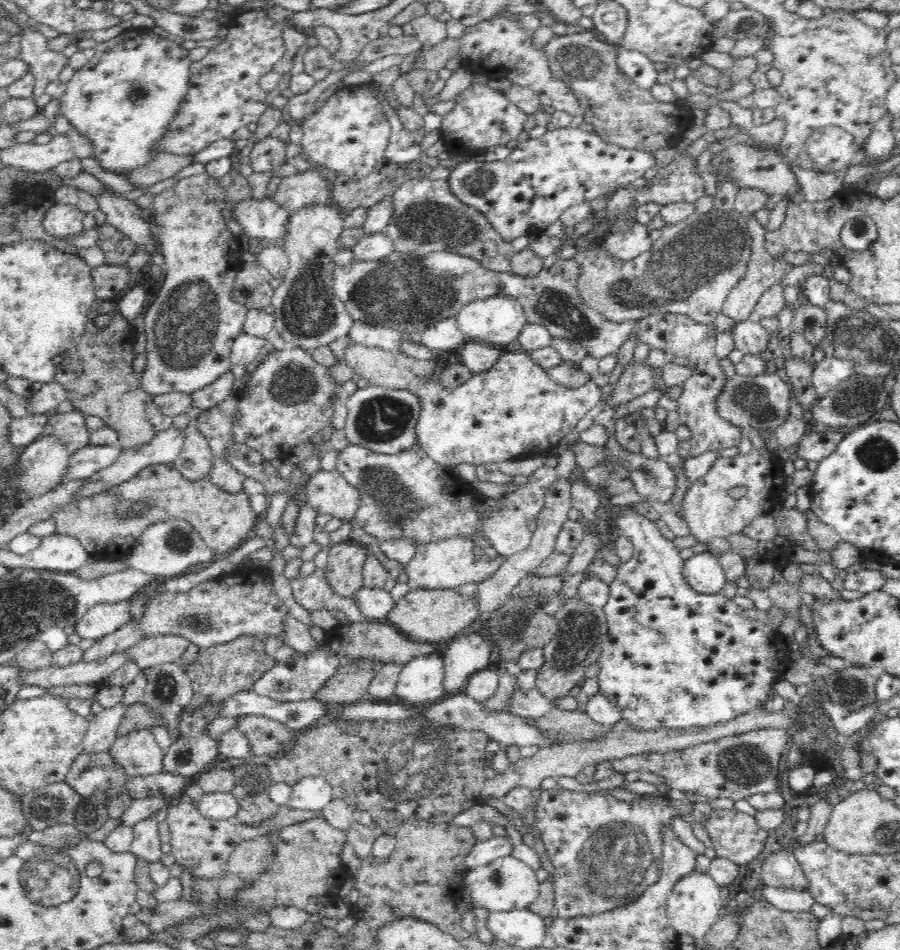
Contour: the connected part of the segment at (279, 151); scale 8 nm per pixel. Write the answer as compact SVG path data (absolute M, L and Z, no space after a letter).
M266 137L256 141L251 153L249 162L254 172L272 172L277 170L286 162L285 143L280 139Z

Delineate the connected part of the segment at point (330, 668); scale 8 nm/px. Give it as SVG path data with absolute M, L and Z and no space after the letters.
M314 647L308 652L296 652L290 660L278 661L270 670L267 670L253 684L252 688L260 695L266 695L280 702L296 702L300 700L316 699L318 701L318 690L326 686L343 663L336 653L330 649Z

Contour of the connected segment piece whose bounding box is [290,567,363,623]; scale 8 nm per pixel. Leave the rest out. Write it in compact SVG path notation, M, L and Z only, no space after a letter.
M316 567L314 572L307 576L298 574L297 578L290 582L290 586L296 602L307 610L326 609L331 612L340 610L354 623L359 623L363 619L352 597L345 597L332 589L324 568Z

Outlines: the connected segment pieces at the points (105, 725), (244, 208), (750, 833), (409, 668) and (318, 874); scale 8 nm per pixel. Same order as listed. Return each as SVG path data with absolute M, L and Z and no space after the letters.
M118 703L114 706L104 708L100 714L96 714L94 720L89 722L86 736L84 736L83 754L92 757L112 748L112 744L118 738L118 730L124 718L126 705Z
M268 197L263 200L246 198L235 204L232 213L240 216L240 224L244 226L243 239L265 238L270 245L278 246L280 249L286 247L291 213L284 210L275 200Z
M715 808L706 830L716 855L743 868L764 850L769 830L763 829L755 816L733 808Z
M431 652L428 655L419 656L405 662L397 674L396 684L393 686L394 698L400 700L401 704L412 706L423 706L433 704L444 698L443 686L443 662L440 653Z
M322 816L283 827L275 840L274 860L269 870L260 878L259 882L256 882L256 886L240 892L240 895L254 901L254 903L260 901L266 910L275 906L296 906L310 914L318 913L318 910L323 907L320 903L322 897L326 896L331 880L336 872L341 869L341 852L346 840L345 831L333 827Z

